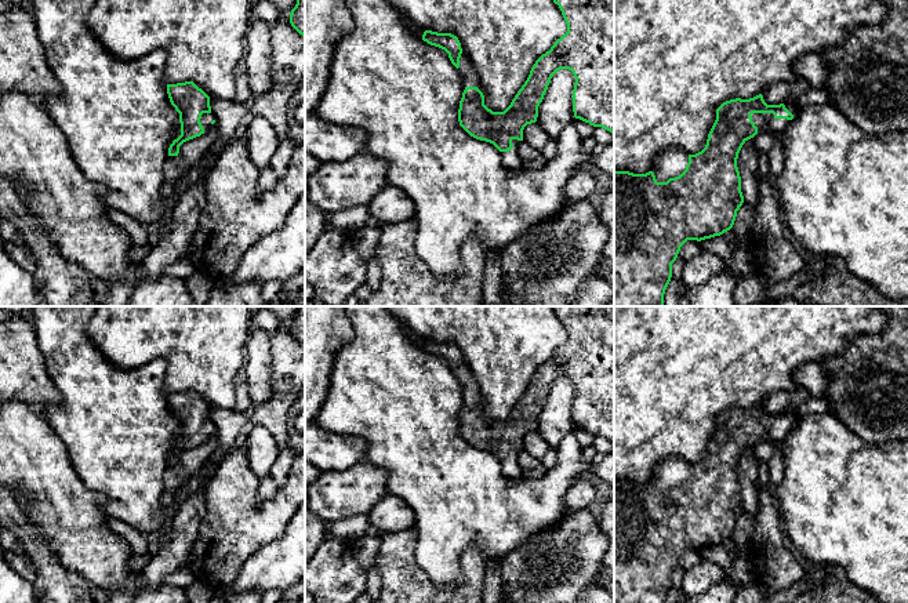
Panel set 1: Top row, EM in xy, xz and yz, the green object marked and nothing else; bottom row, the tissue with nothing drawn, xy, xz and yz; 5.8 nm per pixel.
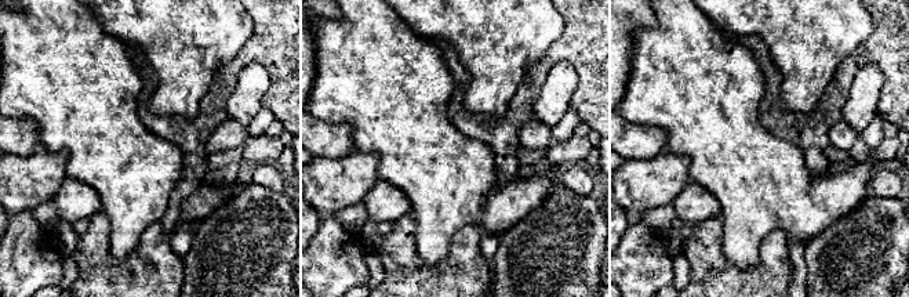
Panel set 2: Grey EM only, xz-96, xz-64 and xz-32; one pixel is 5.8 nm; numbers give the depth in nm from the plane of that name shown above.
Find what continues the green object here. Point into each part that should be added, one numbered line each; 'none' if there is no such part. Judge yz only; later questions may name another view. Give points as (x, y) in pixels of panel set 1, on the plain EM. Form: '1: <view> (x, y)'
1: yz (762, 429)
2: yz (671, 472)

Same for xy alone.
1: xy (206, 428)

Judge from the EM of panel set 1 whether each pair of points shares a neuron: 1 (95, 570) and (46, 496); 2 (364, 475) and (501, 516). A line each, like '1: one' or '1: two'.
1: one
2: two

